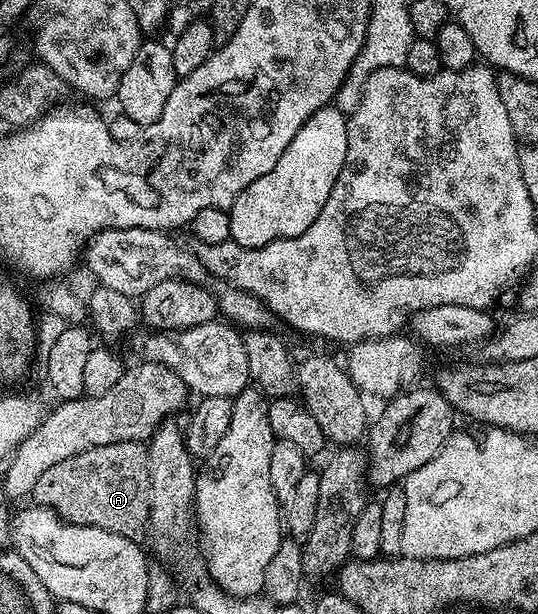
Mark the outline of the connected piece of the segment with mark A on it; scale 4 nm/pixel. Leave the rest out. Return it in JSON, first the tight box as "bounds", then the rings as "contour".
{"bounds":[33,441,151,539],"contour":[[[137,441],[125,443],[109,443],[105,447],[93,447],[89,451],[81,451],[81,455],[69,455],[61,463],[49,467],[37,479],[37,487],[33,494],[34,504],[52,509],[58,517],[68,521],[70,525],[85,527],[101,527],[105,531],[113,531],[117,535],[135,539],[139,532],[149,525],[151,515],[151,484],[149,483],[149,467],[147,466],[147,446]]]}

